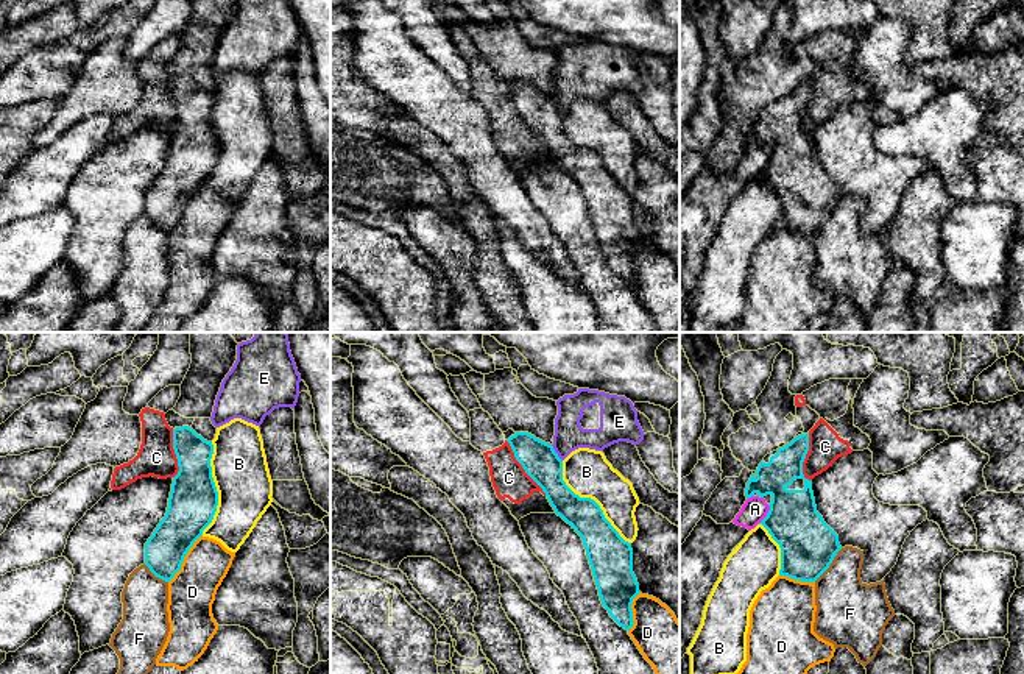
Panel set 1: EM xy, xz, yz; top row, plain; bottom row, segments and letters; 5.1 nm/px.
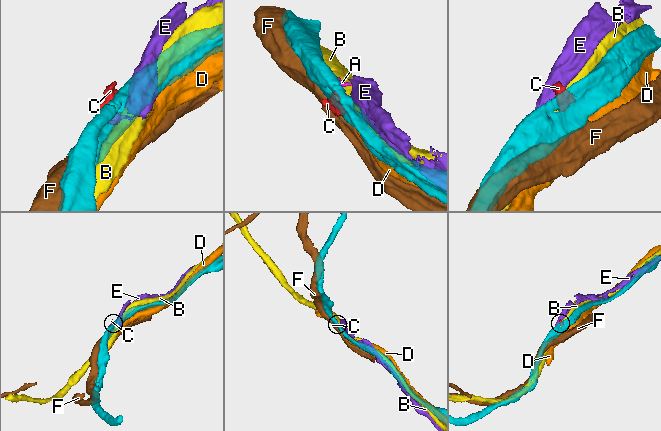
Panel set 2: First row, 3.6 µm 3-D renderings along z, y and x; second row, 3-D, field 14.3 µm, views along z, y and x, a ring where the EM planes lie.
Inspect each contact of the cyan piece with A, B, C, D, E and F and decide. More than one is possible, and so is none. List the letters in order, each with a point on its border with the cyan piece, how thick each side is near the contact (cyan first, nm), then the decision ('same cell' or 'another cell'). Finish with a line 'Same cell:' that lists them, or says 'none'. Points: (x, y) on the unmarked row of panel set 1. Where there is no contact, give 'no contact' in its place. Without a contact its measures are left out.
A: meets cyan in yz at (767, 164); 280 nm thick on the cyan side, 130 nm on the other; another cell
B: meets cyan in xz at (589, 148); 190 nm thick on the cyan side, 240 nm on the other; another cell
C: meets cyan in xz at (522, 117); 190 nm thick on the cyan side, 180 nm on the other; another cell
D: meets cyan in xy at (183, 209); 240 nm thick on the cyan side, 240 nm on the other; another cell
E: meets cyan in xz at (555, 103); 190 nm thick on the cyan side, 160 nm on the other; another cell
F: meets cyan in yz at (829, 214); 280 nm thick on the cyan side, 320 nm on the other; another cell
Same cell: none

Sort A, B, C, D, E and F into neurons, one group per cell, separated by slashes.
A E / B / C / D / F

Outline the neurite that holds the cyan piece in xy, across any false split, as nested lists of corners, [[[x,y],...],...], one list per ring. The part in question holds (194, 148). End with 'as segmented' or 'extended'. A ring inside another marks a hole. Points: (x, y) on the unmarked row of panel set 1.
[[[182,76],[173,80],[173,100],[179,122],[173,128],[167,164],[145,193],[145,215],[165,232],[170,232],[181,220],[185,204],[212,173],[218,156],[218,142],[210,117],[212,92],[204,90],[192,78]]]; as segmented

